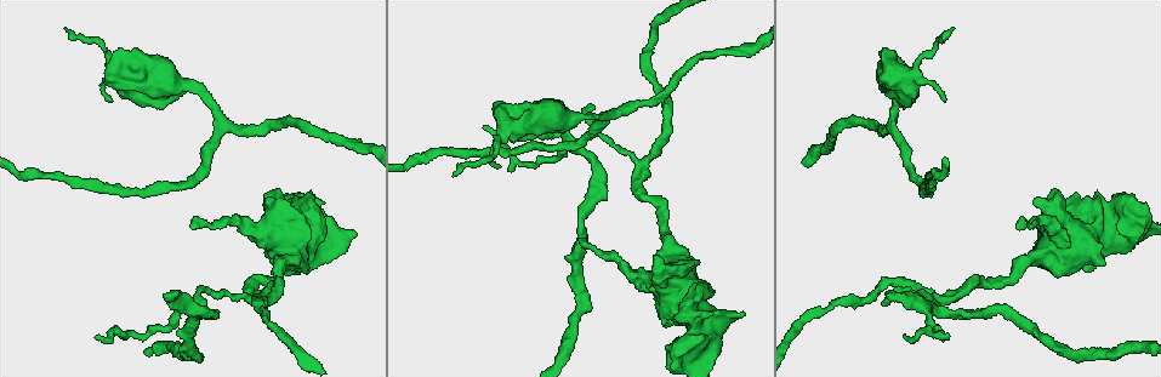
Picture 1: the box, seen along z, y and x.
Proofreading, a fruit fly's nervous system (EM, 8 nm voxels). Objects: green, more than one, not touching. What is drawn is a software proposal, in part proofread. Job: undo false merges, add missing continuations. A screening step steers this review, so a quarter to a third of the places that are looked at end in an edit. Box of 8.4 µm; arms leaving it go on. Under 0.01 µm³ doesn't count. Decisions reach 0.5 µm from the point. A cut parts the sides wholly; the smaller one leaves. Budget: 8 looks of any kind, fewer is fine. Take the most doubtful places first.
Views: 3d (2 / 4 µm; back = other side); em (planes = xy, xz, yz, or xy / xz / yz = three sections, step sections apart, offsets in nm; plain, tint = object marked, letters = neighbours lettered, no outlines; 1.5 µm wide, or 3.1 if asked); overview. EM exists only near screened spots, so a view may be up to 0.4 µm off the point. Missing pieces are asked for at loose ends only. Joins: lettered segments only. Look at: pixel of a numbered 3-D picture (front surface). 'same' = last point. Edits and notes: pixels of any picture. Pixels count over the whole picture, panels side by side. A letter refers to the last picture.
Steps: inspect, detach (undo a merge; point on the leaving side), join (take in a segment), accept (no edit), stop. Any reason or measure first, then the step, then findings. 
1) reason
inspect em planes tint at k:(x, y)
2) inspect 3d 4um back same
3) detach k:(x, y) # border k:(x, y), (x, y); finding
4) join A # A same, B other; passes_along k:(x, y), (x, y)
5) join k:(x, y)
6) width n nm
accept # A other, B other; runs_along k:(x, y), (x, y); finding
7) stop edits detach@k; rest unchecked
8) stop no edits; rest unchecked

an open end
inspect em planes letters at 1:(352, 229)

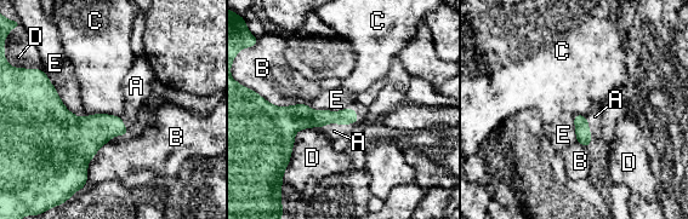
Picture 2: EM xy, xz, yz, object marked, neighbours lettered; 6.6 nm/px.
longest_contact E 440 nm
join A # A same, B other, C other, D other, E other; passes_along 2:(300, 116), (336, 122), (334, 131); the neuron continues

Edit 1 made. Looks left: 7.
thick end
inspect em planes tint at 1:(667, 276)

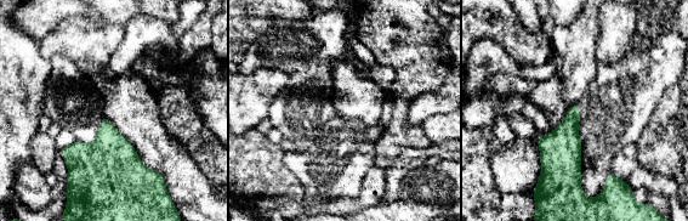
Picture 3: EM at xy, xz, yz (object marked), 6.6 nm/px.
inspect em planes letters same

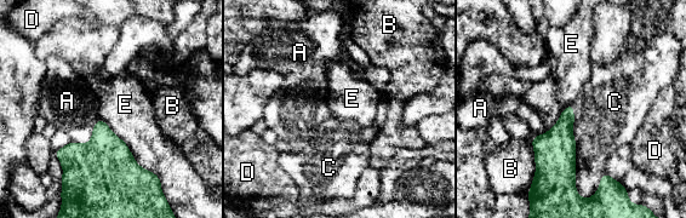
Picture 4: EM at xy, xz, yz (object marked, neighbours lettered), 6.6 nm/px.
longest_contact E 550 nm
accept # A other, B other, C other, D other, E other; border 4:(575, 116), (575, 189), (579, 195); no lettered segment goes on from it

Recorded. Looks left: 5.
branch stops here
inspect 3d 2um at 1:(97, 335)

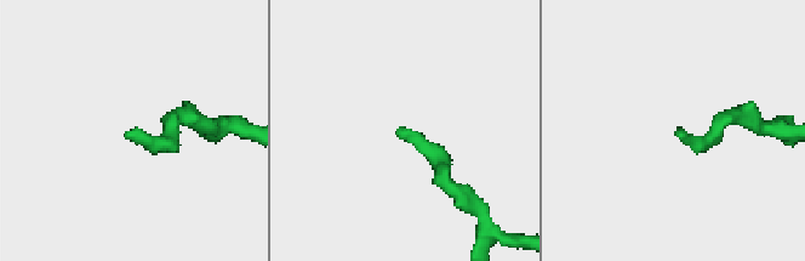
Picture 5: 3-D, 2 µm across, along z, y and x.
shape alone is not enough
inspect em planes letters at 5:(398, 133)

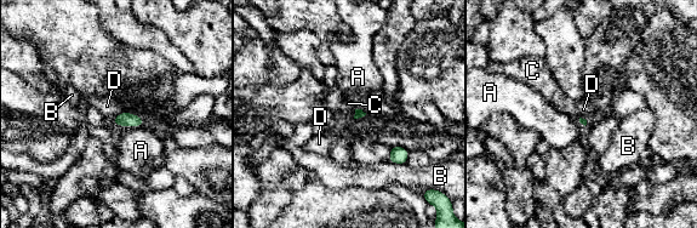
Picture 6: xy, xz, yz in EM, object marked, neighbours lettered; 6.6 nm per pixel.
accept # A other, B other, C other, D other; border 6:(123, 112), (112, 120); no lettered segment goes on from it

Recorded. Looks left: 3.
stop edits join@2; rest unchecked

